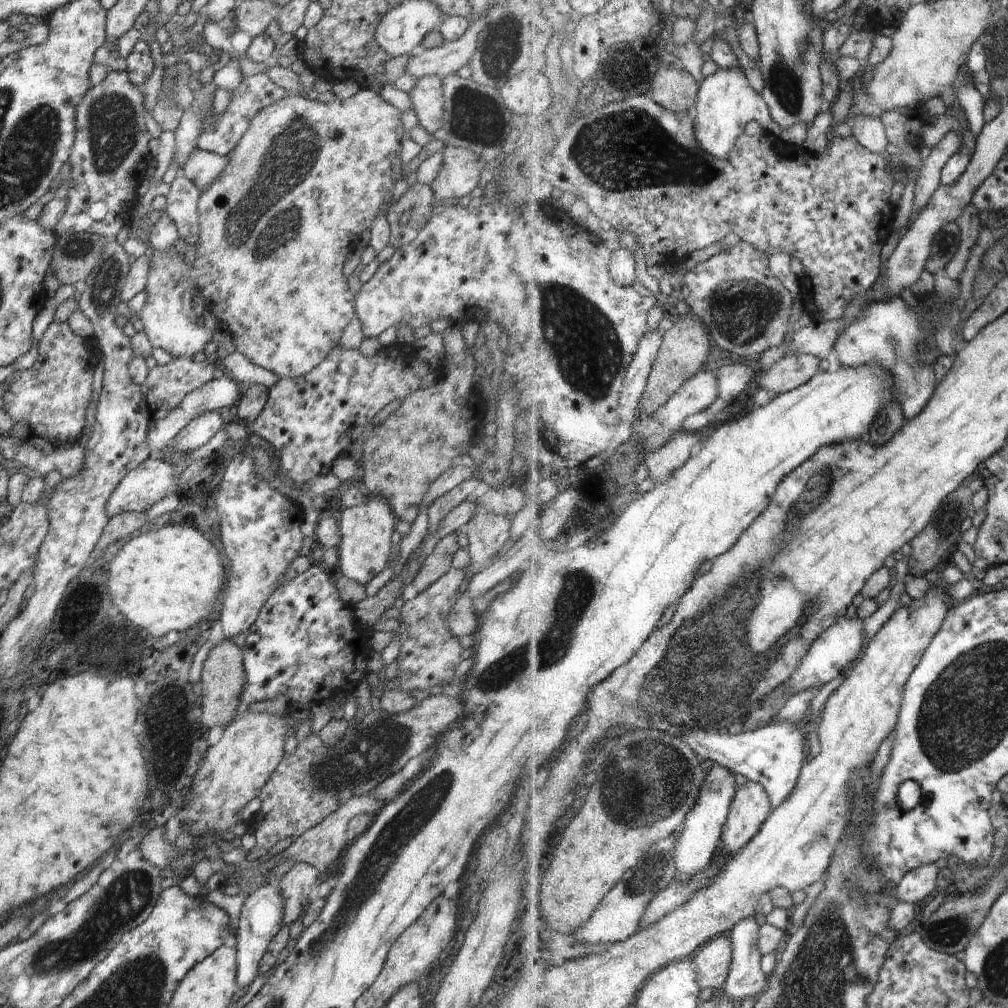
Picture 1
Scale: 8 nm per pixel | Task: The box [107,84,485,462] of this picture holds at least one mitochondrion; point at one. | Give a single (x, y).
(264, 220)

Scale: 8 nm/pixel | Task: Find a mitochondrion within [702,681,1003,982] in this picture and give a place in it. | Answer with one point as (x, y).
(949, 931)

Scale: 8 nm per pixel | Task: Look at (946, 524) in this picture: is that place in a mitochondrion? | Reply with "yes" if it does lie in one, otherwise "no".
yes

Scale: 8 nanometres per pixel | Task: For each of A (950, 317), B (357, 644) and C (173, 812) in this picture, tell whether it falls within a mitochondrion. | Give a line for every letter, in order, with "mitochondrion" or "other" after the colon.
A: other
B: other
C: other

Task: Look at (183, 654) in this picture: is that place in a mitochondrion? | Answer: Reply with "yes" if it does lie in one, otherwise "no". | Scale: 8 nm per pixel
no

